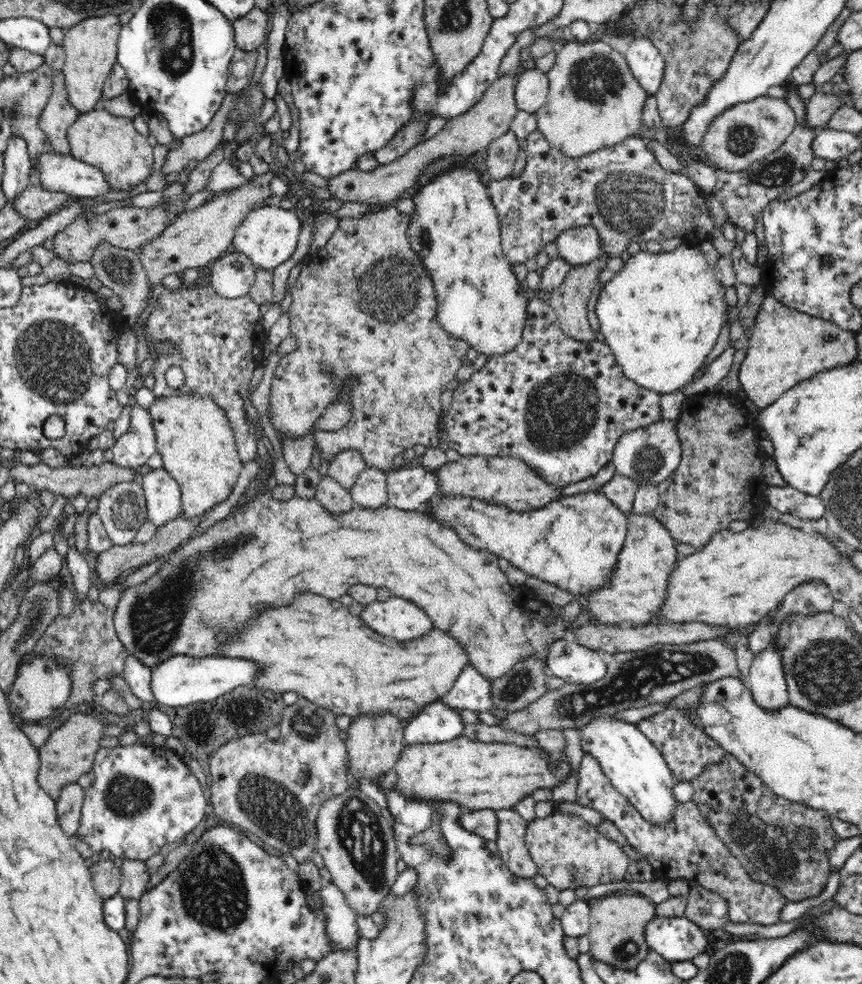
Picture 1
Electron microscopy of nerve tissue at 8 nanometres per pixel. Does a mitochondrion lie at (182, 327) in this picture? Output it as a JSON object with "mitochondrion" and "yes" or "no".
{"mitochondrion":"yes"}

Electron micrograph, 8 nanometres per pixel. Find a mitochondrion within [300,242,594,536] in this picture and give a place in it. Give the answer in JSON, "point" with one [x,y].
{"point":[386,295]}

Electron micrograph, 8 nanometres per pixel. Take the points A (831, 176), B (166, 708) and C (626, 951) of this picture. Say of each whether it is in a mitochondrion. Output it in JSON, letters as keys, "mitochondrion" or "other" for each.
{"A":"other","B":"other","C":"mitochondrion"}

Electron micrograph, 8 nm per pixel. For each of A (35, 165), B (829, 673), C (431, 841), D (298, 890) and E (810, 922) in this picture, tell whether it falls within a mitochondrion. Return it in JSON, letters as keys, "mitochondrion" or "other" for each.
{"A":"other","B":"mitochondrion","C":"mitochondrion","D":"other","E":"other"}

